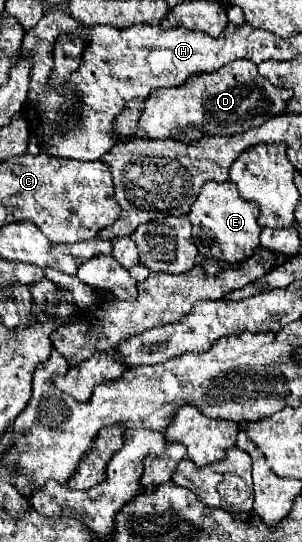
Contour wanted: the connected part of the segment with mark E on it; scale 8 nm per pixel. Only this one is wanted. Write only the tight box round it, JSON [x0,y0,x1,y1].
[187,181,261,263]

